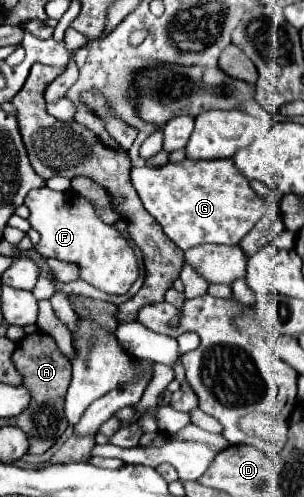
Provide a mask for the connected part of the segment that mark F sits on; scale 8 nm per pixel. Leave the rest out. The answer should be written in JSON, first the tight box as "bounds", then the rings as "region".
{"bounds":[25,186,139,294],"region":[[[43,186],[27,194],[25,206],[31,212],[31,228],[41,234],[41,242],[35,246],[35,250],[45,258],[59,258],[79,264],[81,278],[109,294],[125,294],[139,278],[137,256],[129,240],[119,232],[115,224],[105,224],[97,208],[83,200],[83,196],[77,192],[55,192]]]}

